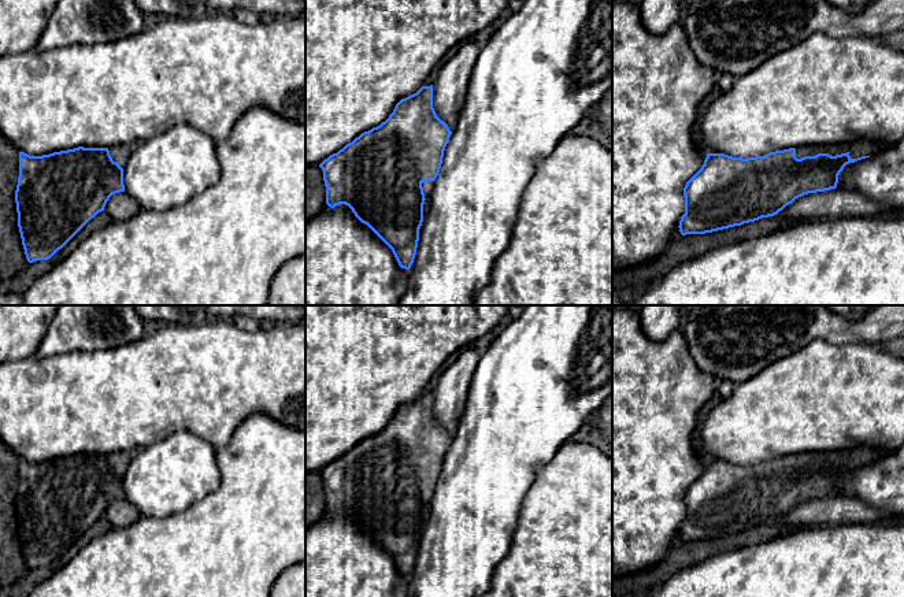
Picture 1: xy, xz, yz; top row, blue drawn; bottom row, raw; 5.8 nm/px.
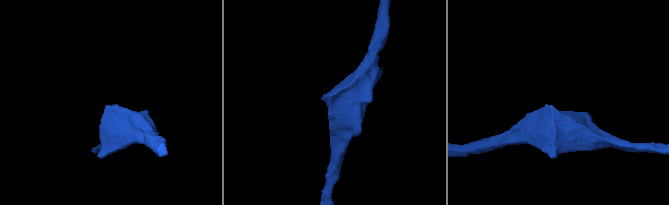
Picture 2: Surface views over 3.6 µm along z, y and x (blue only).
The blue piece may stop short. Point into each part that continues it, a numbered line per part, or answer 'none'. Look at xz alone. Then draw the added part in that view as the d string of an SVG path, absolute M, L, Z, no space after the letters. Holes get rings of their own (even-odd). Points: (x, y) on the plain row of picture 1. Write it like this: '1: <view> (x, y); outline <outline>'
1: xz (428, 493); outline M434 487L422 489L423 500L425 500L425 511L423 511L423 524L427 522L431 511L431 501L434 497Z

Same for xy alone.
1: xy (119, 460); outline M131 448L116 453L110 453L110 461L122 475L125 475L131 460L141 452L141 448Z

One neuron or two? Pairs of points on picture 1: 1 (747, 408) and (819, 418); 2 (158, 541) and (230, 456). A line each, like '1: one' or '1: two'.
1: one
2: one

